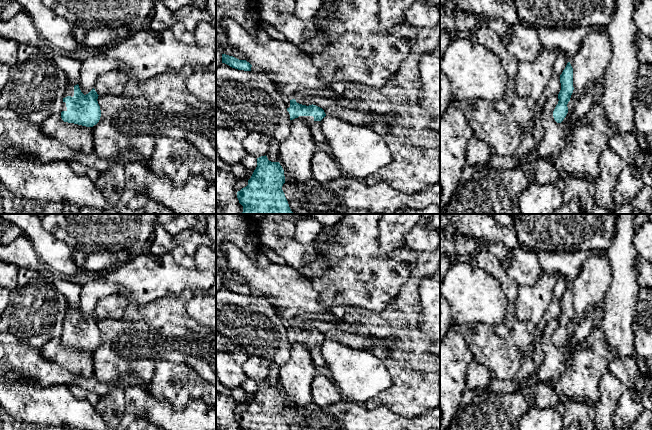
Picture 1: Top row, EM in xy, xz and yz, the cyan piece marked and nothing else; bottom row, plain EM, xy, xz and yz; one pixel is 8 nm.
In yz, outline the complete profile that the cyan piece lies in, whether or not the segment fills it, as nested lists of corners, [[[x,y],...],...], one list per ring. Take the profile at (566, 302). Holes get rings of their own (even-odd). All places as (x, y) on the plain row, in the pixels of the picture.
[[[570,286],[567,287],[565,293],[560,299],[561,314],[558,318],[558,328],[553,335],[554,344],[561,347],[568,337],[567,328],[573,317],[573,292]]]

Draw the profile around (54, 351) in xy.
[[[61,337],[47,342],[41,348],[41,355],[59,366],[66,367],[77,376],[94,376],[93,351],[64,346]]]

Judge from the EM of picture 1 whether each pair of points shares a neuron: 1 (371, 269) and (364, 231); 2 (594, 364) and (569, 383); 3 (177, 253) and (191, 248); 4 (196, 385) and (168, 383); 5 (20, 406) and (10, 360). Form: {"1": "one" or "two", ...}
{"1": "one", "2": "one", "3": "two", "4": "one", "5": "two"}

